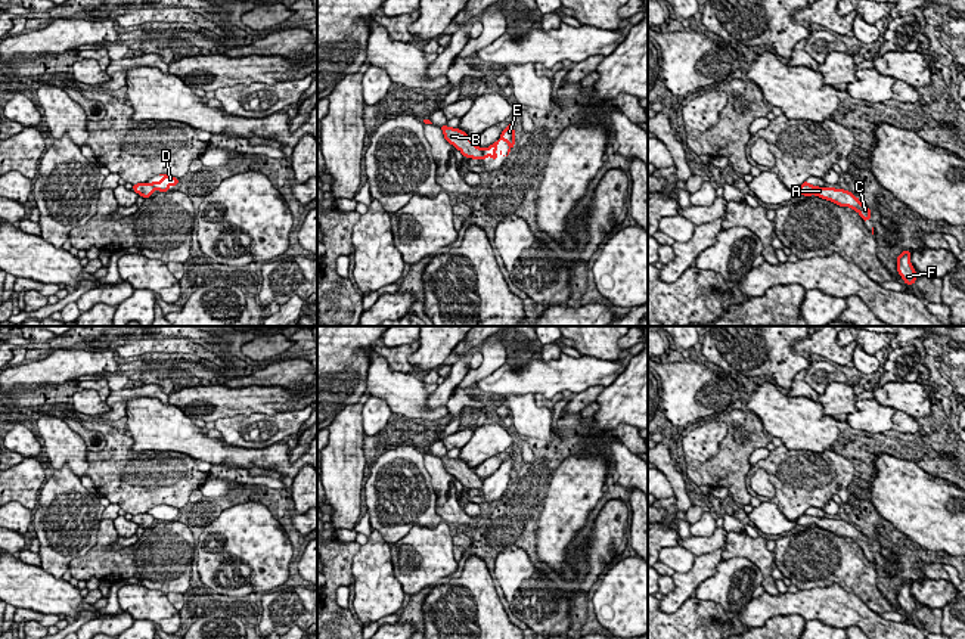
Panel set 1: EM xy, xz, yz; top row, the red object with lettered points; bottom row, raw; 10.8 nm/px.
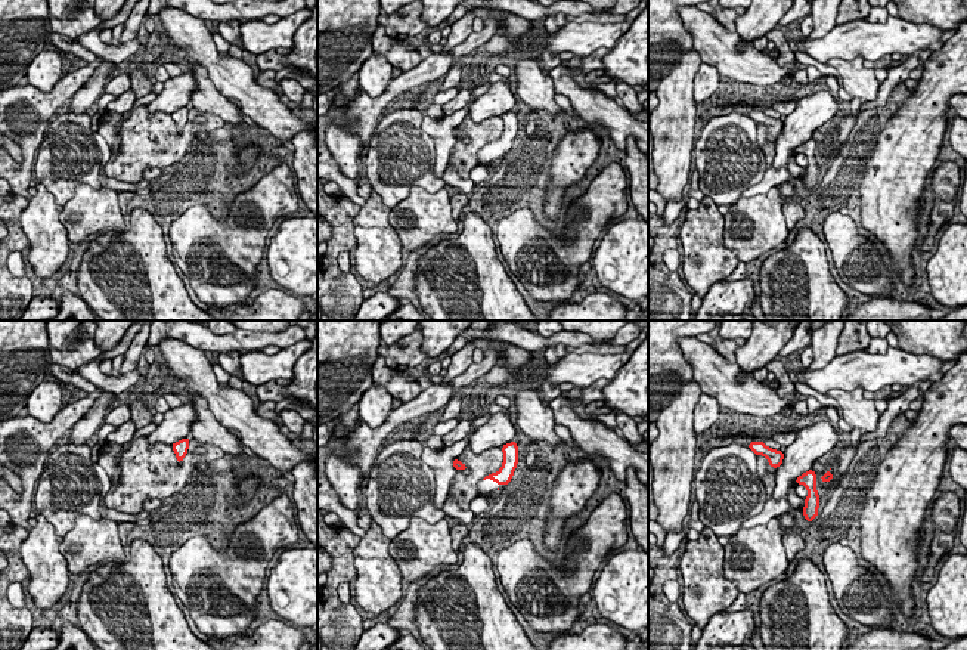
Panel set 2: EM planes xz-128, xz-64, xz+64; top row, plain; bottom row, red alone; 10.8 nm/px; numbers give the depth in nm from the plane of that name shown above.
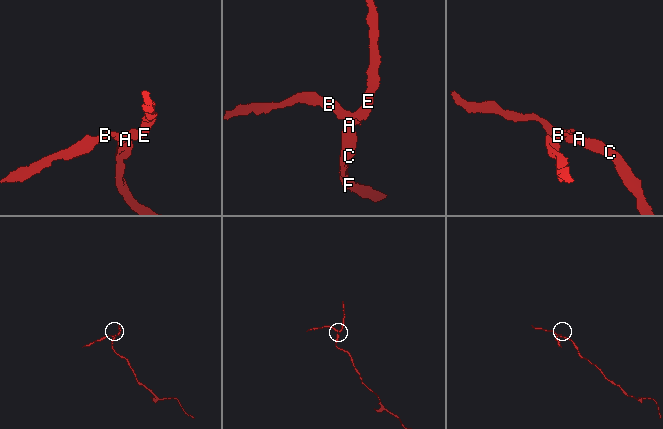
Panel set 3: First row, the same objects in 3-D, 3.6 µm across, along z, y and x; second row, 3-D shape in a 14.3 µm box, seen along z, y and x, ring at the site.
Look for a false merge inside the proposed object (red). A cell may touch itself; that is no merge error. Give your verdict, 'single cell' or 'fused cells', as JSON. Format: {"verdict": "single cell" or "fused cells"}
{"verdict": "fused cells"}

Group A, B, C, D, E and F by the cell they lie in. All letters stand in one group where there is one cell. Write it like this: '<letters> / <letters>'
A B C F / D E

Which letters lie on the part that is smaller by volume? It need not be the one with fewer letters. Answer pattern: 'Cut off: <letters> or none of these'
Cut off: D, E

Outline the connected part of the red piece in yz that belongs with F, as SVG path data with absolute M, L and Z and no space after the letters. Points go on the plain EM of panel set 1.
M903 581L899 587L897 587L897 602L900 604L900 607L903 608L906 615L913 615L916 611L916 602L910 595L910 581Z

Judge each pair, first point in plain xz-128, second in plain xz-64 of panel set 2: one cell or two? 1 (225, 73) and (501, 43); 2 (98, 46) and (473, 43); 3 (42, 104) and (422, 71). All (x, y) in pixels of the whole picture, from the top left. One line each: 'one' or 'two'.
1: two
2: one
3: one

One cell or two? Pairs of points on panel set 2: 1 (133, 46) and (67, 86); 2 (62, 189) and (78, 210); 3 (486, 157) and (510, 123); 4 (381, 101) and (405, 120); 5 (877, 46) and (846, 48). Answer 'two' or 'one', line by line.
1: two
2: two
3: one
4: two
5: one

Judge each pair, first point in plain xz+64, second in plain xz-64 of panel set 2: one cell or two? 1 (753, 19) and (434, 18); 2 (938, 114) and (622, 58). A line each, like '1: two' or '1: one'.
1: one
2: one

